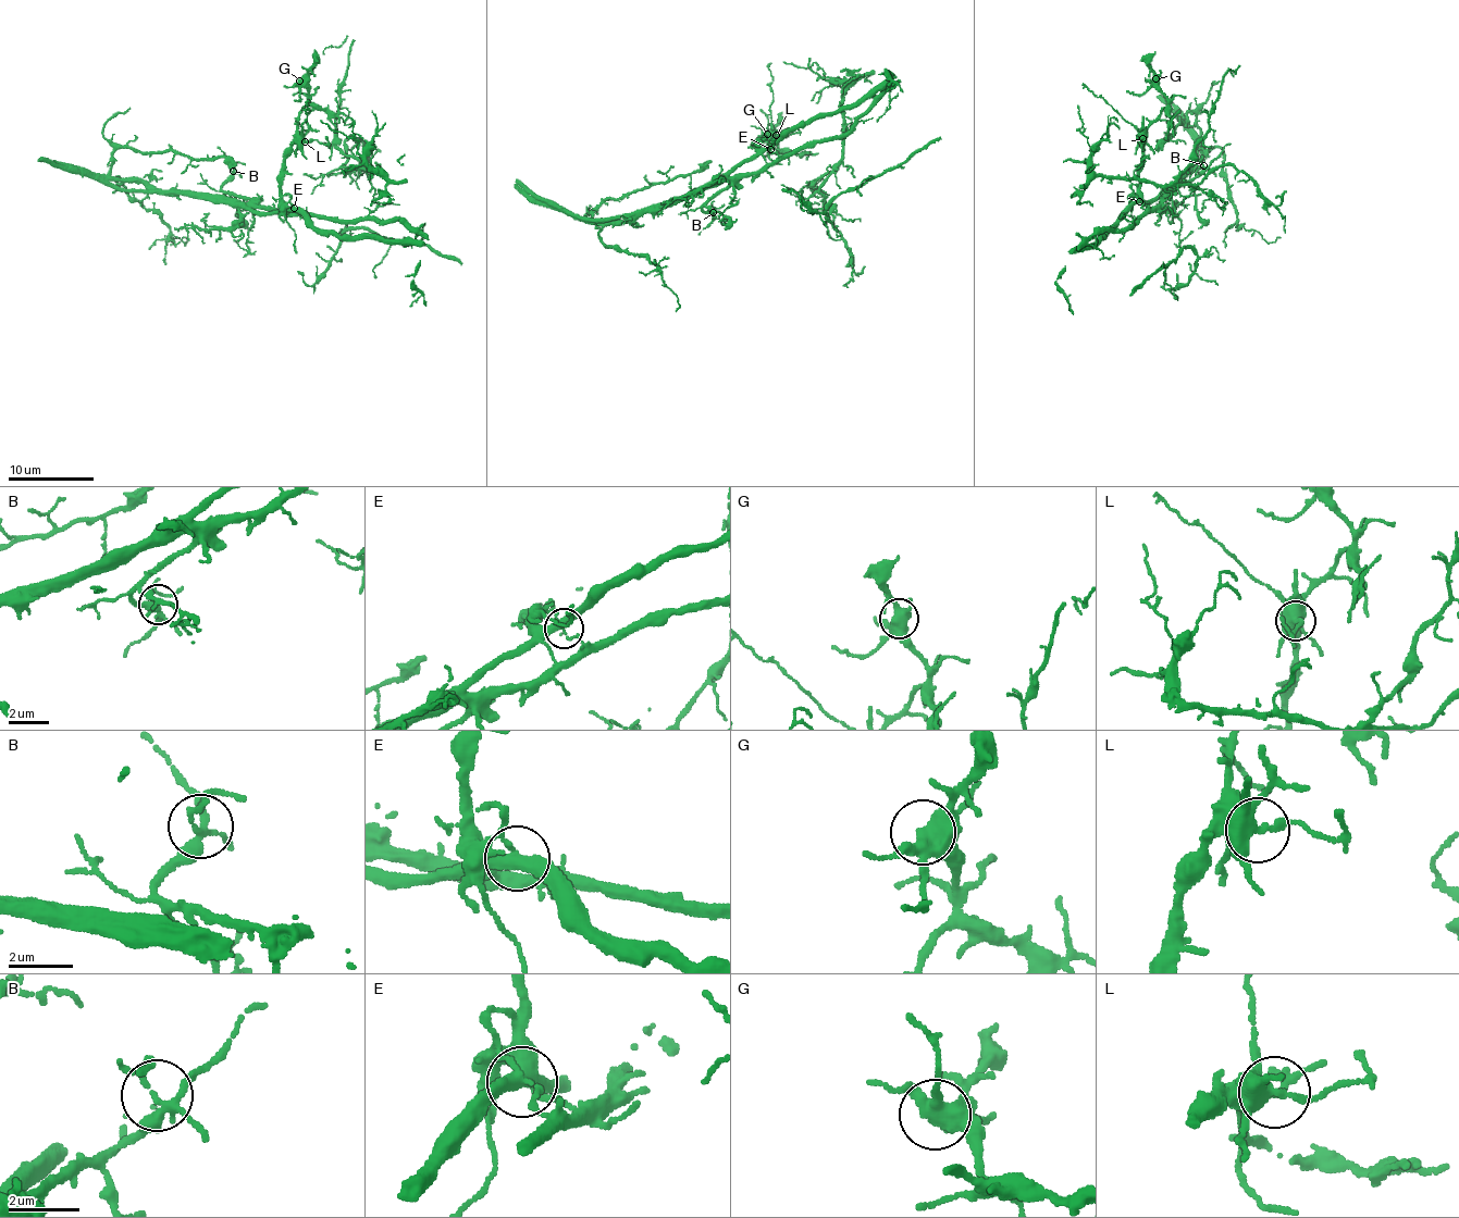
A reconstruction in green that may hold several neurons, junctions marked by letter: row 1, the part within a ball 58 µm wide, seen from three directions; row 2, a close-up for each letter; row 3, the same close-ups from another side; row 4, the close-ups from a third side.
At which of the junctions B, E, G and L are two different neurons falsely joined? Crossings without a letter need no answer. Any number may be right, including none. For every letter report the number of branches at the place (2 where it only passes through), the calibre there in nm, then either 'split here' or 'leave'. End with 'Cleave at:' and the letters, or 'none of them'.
B: 5 | 220 nm | leave
E: 4 | 320 nm | split here
G: 4 | 480 nm | leave
L: 6 | 440 nm | leave
Cleave at: E

